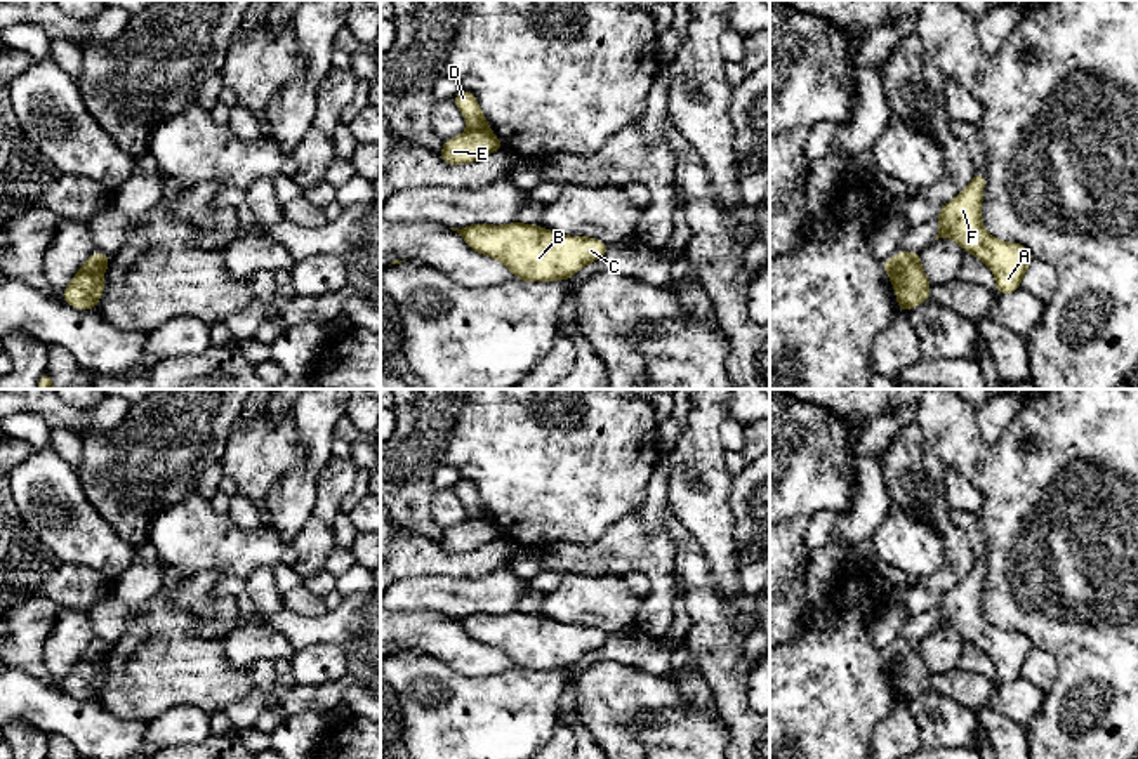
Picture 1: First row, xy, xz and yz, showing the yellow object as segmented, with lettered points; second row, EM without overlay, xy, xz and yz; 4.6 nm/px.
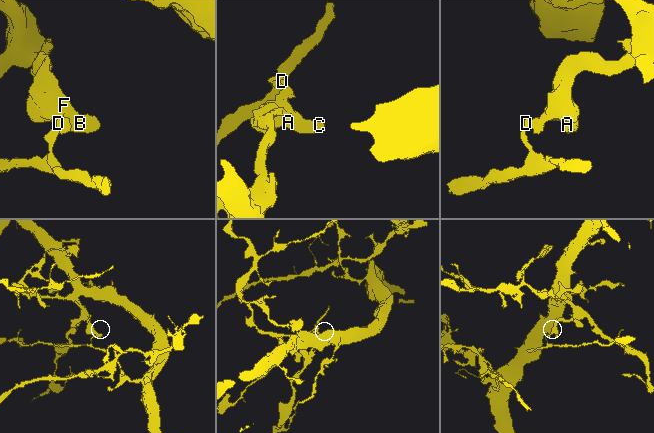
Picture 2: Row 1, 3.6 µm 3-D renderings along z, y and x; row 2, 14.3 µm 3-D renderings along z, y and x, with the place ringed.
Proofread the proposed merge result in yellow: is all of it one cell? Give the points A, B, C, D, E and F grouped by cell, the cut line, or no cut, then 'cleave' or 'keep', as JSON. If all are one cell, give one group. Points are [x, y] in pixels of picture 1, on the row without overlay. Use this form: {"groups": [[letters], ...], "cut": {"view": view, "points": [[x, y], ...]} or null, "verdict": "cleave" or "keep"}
{"groups": [["A", "B", "C", "E", "F"], ["D"]], "cut": {"view": "yz", "points": [[916, 641], [892, 667]]}, "verdict": "cleave"}

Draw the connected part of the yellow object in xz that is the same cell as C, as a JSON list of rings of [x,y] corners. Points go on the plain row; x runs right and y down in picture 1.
[[[525,611],[450,618],[457,620],[474,641],[495,646],[523,670],[570,669],[608,639],[608,634],[596,627],[565,625]]]

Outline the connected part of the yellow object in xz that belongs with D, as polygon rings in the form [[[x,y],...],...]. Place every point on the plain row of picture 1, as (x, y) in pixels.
[[[462,478],[452,490],[460,498],[469,516],[476,516],[476,518],[488,516],[476,486],[469,479]]]

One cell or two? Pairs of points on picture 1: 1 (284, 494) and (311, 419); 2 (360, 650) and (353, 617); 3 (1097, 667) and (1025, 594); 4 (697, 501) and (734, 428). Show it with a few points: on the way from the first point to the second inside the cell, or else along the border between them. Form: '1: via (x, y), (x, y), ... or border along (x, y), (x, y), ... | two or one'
1: via (303, 476), (315, 464), (315, 438) | one
2: via (360, 641), (360, 626) | one
3: via (1081, 650), (1043, 612) | one
4: border along (727, 417), (720, 429), (723, 448) | two

